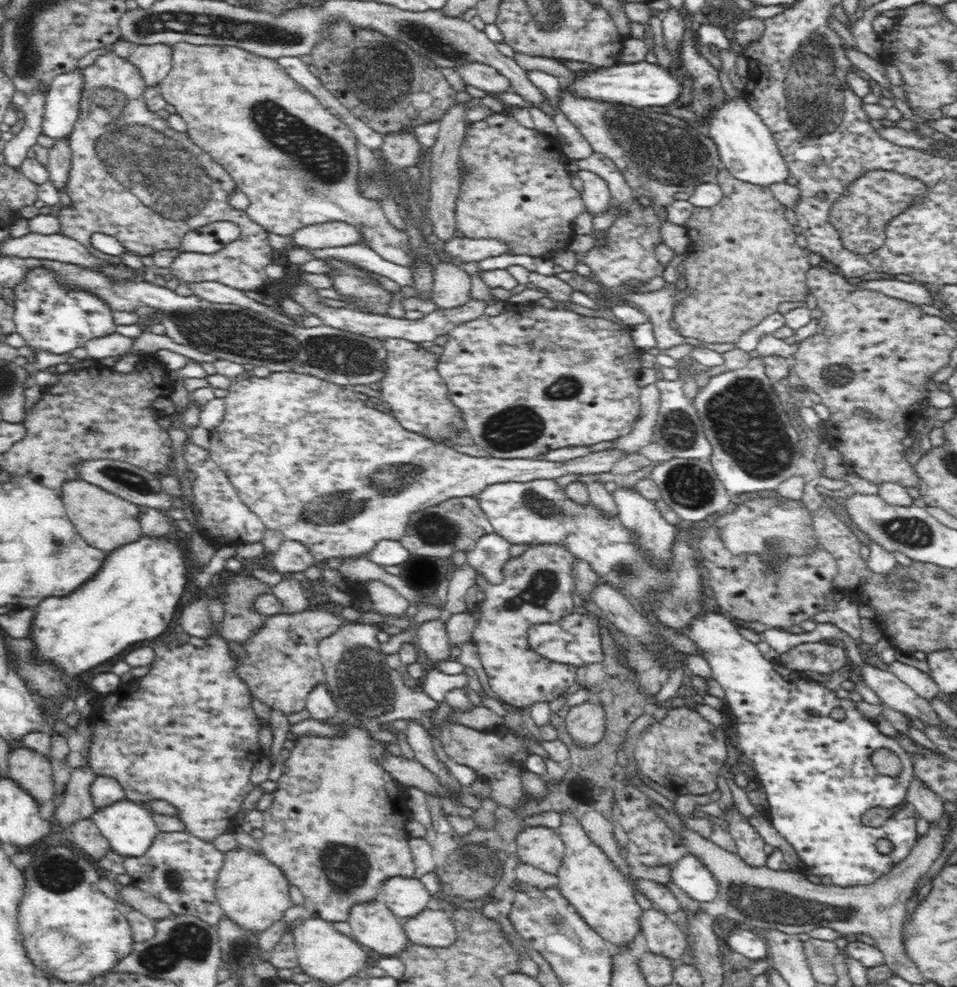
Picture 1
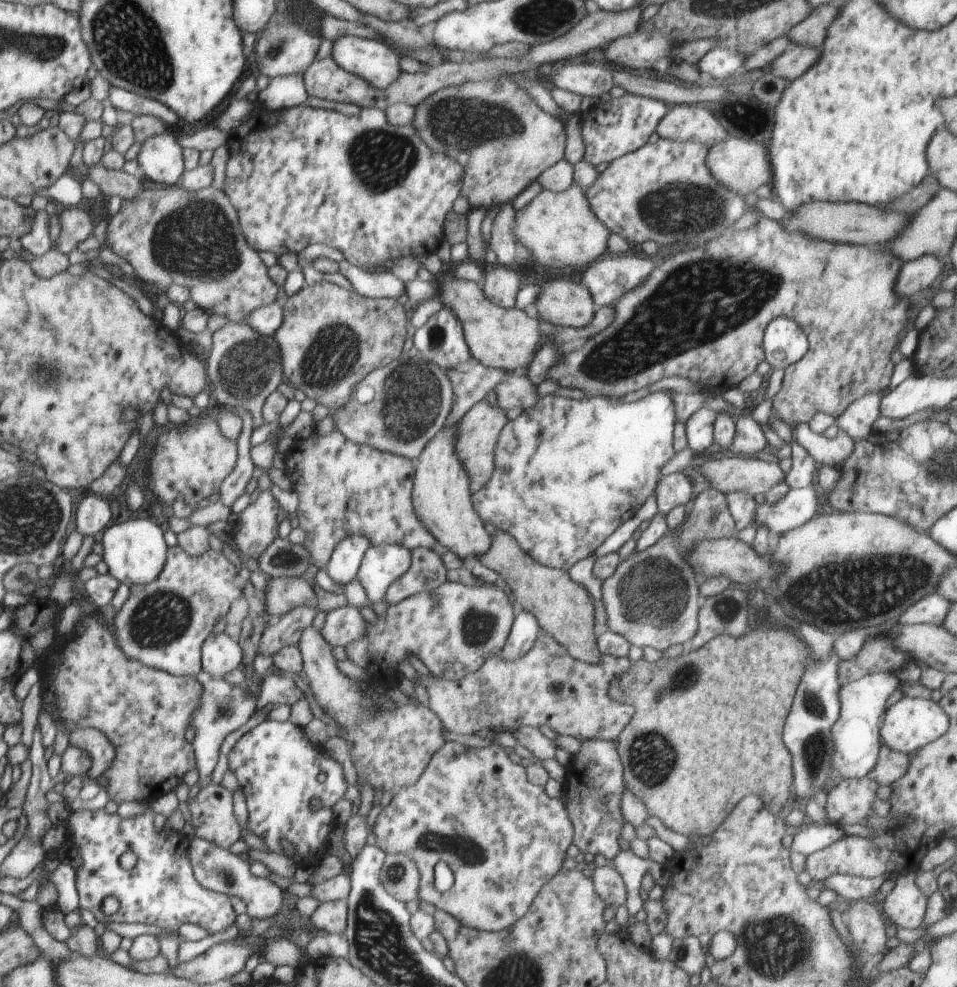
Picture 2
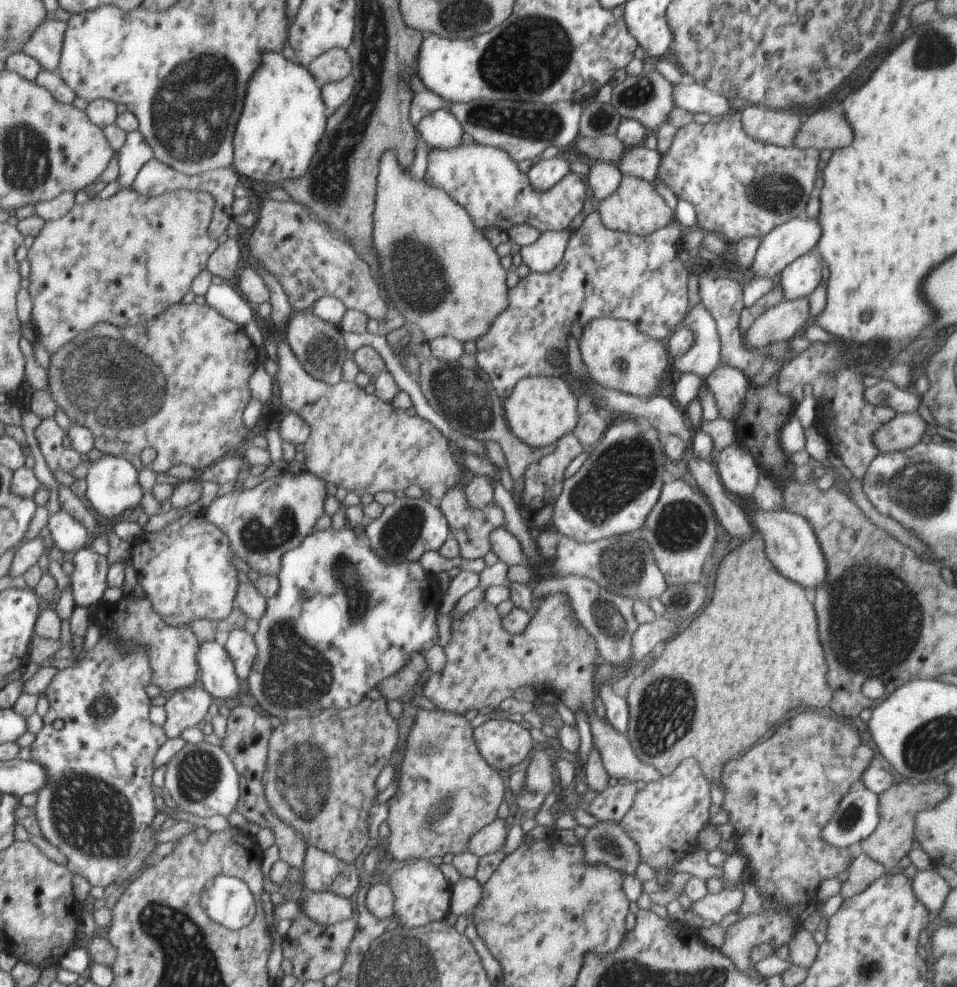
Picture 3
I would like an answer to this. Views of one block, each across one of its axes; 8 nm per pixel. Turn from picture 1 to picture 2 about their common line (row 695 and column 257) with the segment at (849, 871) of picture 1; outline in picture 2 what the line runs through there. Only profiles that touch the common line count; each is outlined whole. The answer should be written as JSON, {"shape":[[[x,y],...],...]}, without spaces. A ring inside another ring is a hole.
{"shape":[[[265,720],[254,726],[234,744],[228,760],[246,799],[247,828],[264,841],[266,853],[284,854],[298,866],[316,868],[334,828],[333,807],[342,803],[348,788],[340,763],[328,756],[324,748],[312,744],[303,729],[289,720]],[[313,798],[321,801],[317,810],[312,810]],[[282,840],[291,843],[297,854],[284,851]]]}

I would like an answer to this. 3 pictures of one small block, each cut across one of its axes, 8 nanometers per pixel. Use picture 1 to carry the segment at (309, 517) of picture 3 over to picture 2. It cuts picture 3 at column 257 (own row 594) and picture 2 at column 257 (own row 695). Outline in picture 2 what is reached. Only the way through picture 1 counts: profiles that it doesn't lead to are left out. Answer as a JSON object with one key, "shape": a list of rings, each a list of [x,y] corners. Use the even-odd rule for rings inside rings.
{"shape":[[[270,490],[260,491],[254,495],[250,504],[239,514],[238,522],[240,523],[232,531],[234,542],[236,542],[236,550],[238,550],[240,556],[248,556],[248,558],[258,560],[260,554],[274,542],[274,539],[278,537],[278,513],[280,510],[280,504],[272,496]]]}

